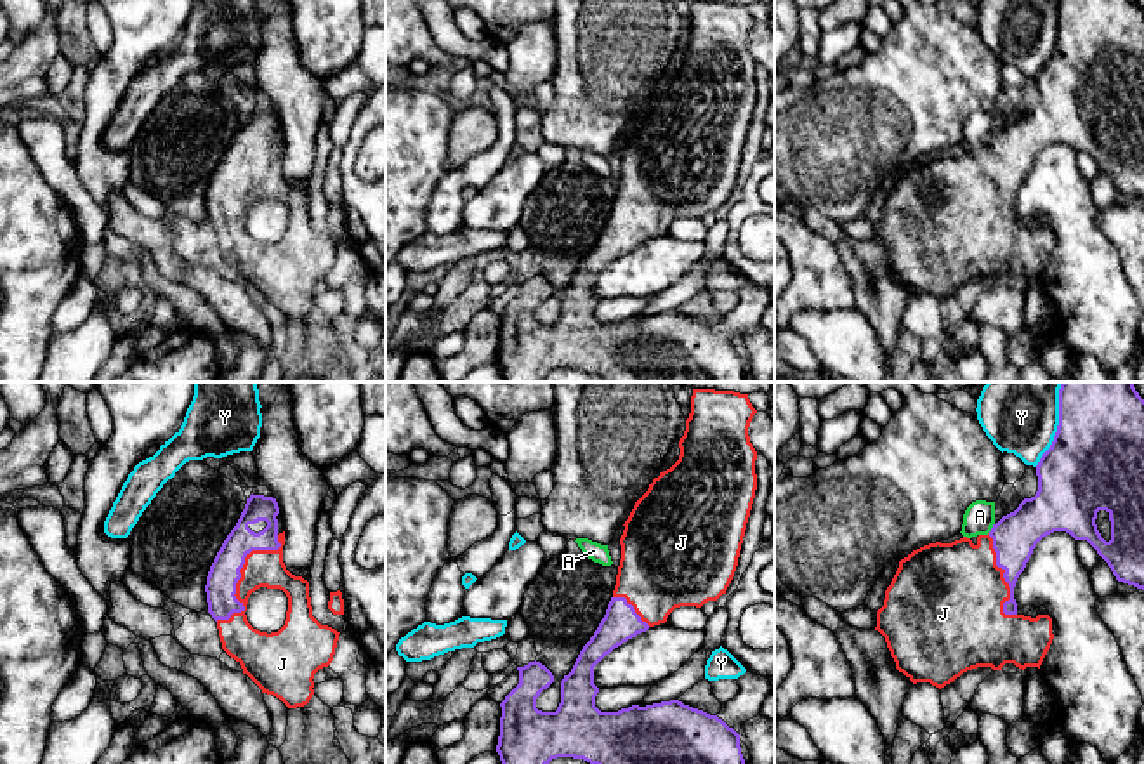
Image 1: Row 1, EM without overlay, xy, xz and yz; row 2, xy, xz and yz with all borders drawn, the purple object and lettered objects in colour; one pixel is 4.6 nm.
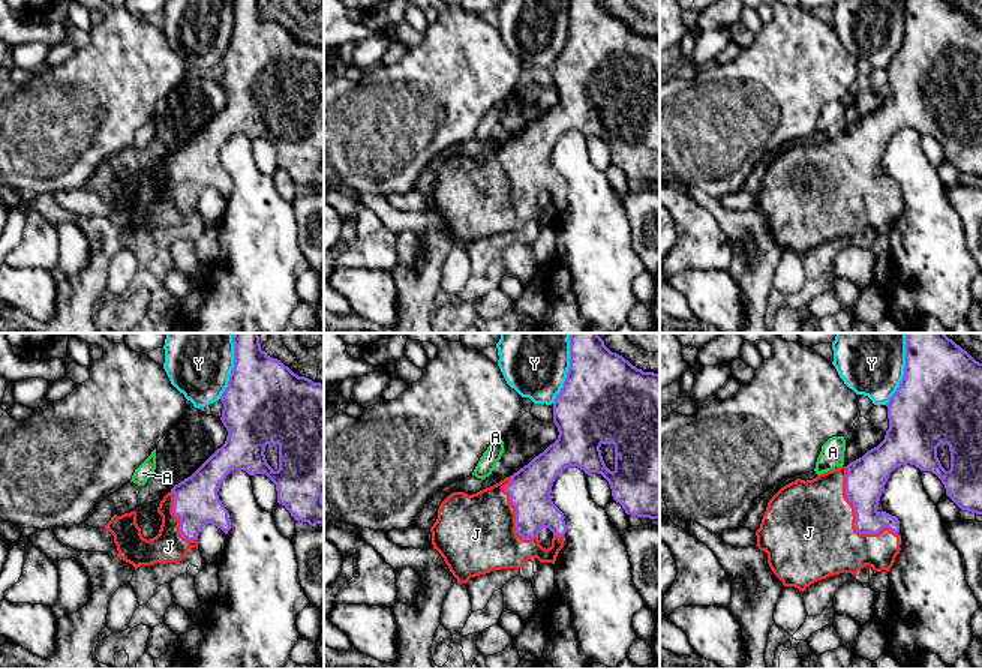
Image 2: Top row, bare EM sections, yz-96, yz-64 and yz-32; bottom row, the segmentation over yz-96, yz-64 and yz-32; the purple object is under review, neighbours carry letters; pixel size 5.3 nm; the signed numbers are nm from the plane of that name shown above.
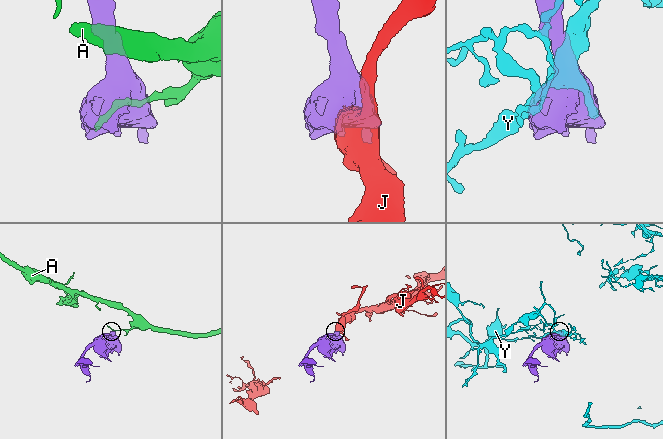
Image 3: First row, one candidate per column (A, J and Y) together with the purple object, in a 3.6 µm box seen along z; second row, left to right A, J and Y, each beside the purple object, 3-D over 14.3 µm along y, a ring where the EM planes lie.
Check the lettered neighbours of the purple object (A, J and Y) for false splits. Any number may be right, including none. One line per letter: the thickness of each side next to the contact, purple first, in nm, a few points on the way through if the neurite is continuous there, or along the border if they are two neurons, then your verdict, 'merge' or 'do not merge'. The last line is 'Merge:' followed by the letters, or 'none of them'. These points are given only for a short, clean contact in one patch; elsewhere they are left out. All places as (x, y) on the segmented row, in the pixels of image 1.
A: 200 nm thick on the purple side, 140 nm on the other; border along yz (993, 523), (988, 532); do not merge
J: 140 nm thick on the purple side, 180 nm on the other; merge
Y: 440 nm thick on the purple side, 380 nm on the other; do not merge
Merge: J

